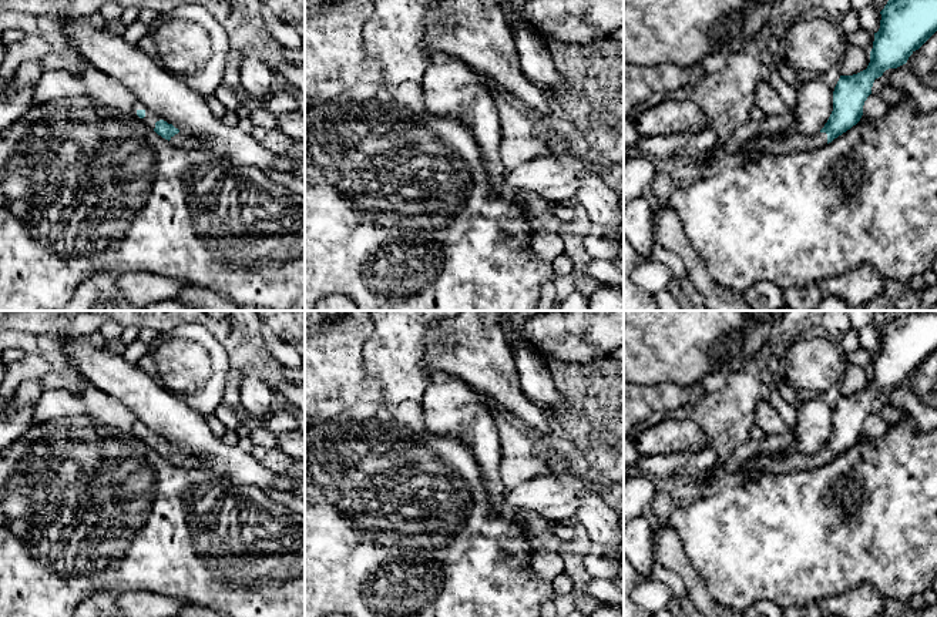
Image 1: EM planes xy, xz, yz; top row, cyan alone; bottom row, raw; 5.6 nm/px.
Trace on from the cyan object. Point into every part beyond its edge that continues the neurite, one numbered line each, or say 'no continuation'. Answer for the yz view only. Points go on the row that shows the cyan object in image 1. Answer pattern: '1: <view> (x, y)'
1: yz (791, 140)

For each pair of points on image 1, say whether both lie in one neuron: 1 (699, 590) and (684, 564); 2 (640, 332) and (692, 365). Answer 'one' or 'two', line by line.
1: one
2: one

